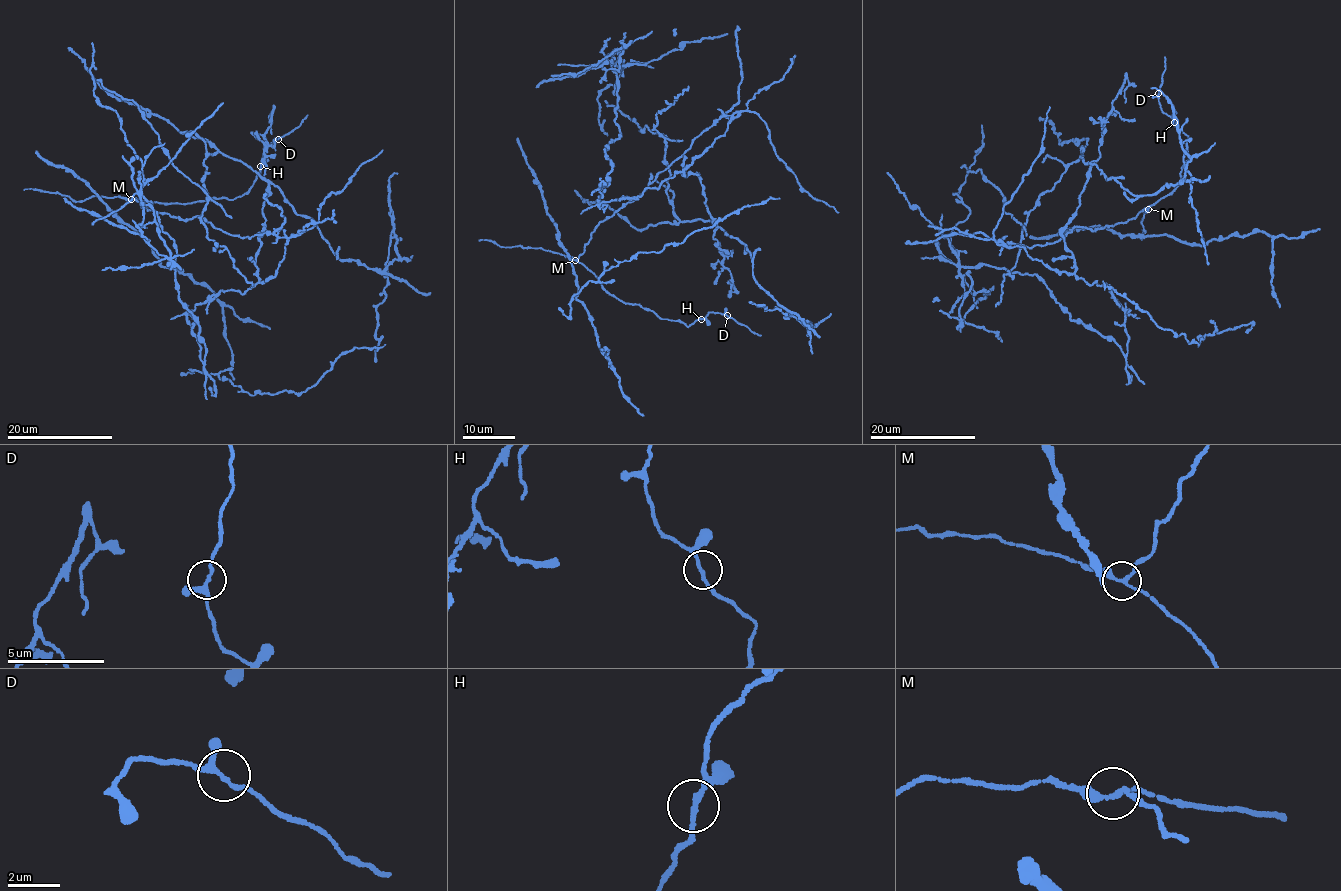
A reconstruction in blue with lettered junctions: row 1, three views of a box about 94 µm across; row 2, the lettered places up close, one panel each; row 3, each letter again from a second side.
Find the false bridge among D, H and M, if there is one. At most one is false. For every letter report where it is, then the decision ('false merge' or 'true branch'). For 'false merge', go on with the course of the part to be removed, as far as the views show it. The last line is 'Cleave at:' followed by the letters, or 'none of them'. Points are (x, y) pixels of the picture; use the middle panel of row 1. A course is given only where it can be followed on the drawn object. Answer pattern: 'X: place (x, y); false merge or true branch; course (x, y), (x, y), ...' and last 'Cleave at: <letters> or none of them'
D: place (727, 315); true branch
H: place (701, 319); true branch
M: place (575, 260); false merge; course (575, 260), (732, 116), (658, 187), (599, 203), (624, 47), (536, 87)
Cleave at: M

